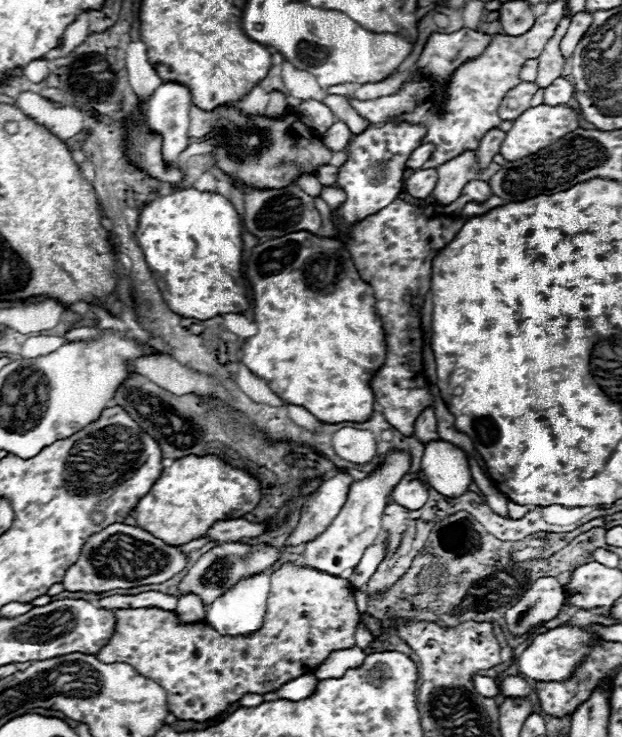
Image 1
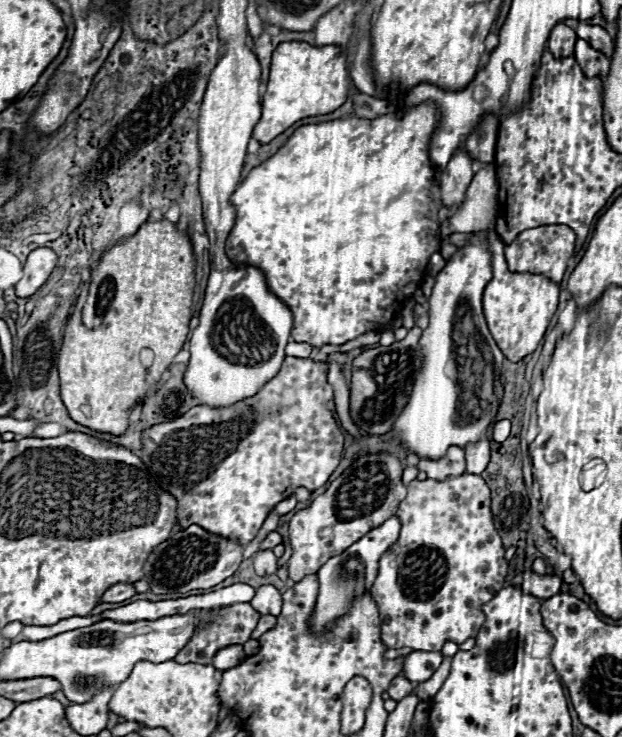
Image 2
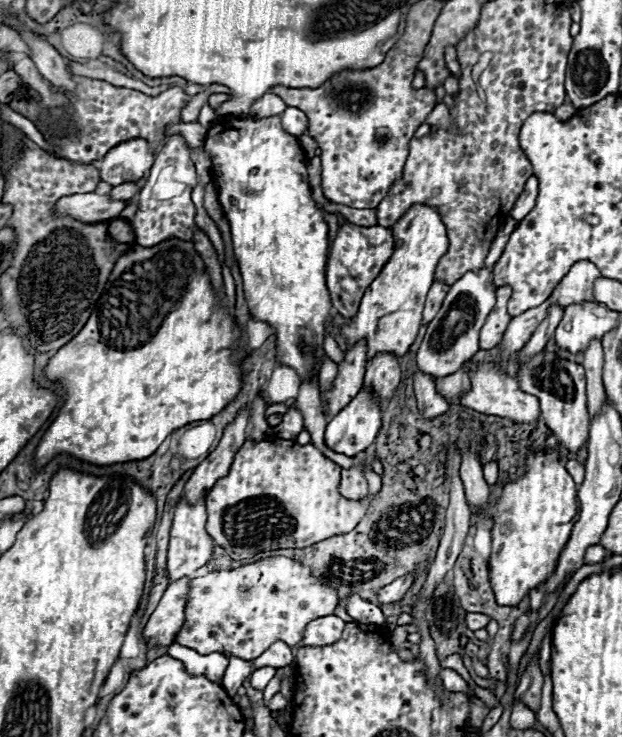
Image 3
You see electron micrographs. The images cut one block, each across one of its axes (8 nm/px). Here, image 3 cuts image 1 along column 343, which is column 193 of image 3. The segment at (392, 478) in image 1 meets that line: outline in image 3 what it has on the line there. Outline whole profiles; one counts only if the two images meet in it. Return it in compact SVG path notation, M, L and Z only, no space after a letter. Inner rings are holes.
M200 498L200 502L196 506L186 504L184 500L178 502L176 510L174 510L174 524L172 524L172 532L170 532L170 546L168 546L168 582L176 582L184 576L192 576L198 568L202 568L212 554L214 542L208 536L206 528L206 506L204 506L204 498Z

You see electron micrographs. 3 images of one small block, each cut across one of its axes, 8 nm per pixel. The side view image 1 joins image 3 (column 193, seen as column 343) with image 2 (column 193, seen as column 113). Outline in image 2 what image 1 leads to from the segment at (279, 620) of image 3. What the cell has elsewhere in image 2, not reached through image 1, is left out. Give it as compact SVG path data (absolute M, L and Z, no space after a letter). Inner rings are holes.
M246 602L246 604L232 604L228 608L220 608L212 614L212 620L202 624L196 634L192 636L192 640L178 652L176 656L176 662L180 664L186 664L186 662L194 662L194 664L210 664L214 654L224 648L224 646L232 646L232 644L244 644L246 640L250 640L250 634L252 630L256 628L258 624L258 618L260 614Z

